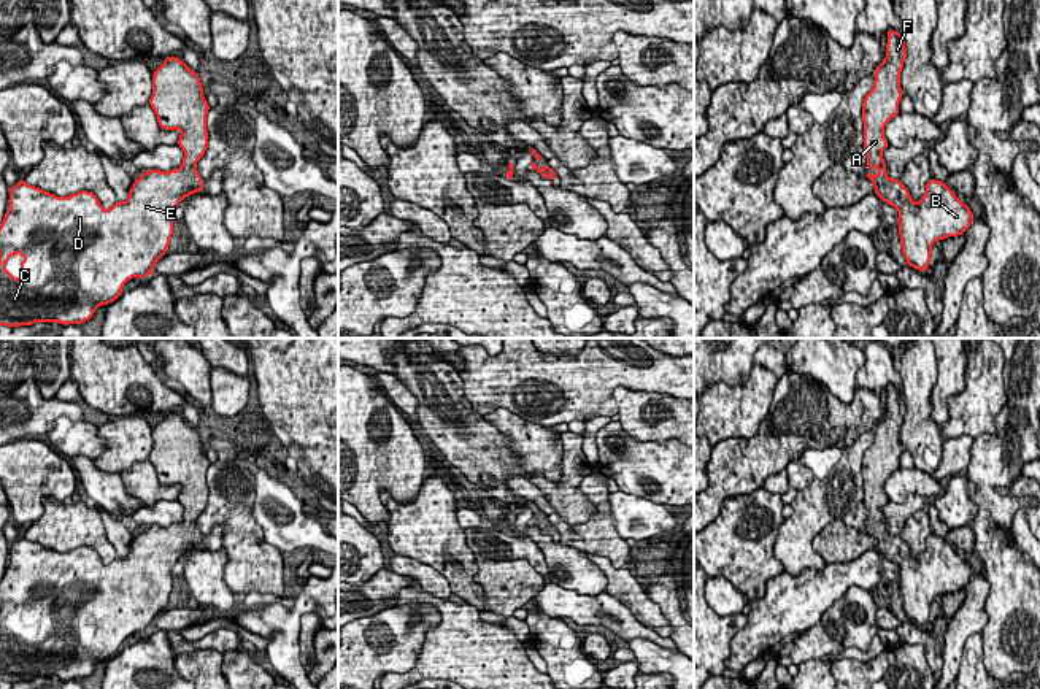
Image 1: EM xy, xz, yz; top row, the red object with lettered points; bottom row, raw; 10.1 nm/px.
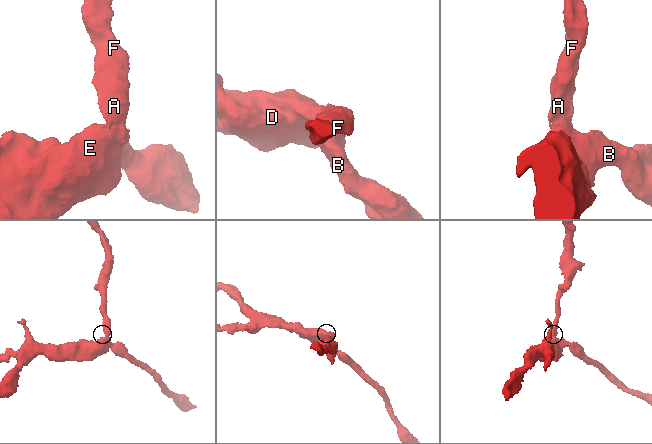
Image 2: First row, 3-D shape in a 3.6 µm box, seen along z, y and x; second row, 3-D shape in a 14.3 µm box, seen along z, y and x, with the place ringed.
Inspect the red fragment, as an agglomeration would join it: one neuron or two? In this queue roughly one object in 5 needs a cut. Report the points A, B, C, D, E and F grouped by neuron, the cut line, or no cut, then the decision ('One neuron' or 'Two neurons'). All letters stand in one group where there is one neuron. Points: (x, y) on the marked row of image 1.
Groups: A B C D E F. No split. One neuron

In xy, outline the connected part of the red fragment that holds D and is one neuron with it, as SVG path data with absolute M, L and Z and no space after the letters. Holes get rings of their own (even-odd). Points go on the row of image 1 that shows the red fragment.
M176 56L167 57L152 73L152 87L149 106L154 110L159 125L164 130L178 129L181 132L176 144L184 151L183 167L170 171L154 168L141 173L133 181L129 198L124 203L116 202L110 210L103 210L98 198L89 191L57 197L24 179L10 187L10 208L0 224L0 325L19 327L46 321L79 325L89 321L98 306L114 302L129 279L149 276L156 262L165 256L173 235L173 210L181 200L203 191L205 186L195 165L208 148L206 114L210 105L203 98L197 71L192 71ZM13 254L25 257L19 262L21 279L14 279L5 270Z

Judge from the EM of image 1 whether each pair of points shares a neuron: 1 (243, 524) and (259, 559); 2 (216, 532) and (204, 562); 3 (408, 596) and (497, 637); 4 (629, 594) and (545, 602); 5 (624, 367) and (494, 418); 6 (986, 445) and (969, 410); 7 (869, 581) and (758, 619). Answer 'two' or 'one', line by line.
1: one
2: two
3: one
4: two
5: two
6: two
7: one

